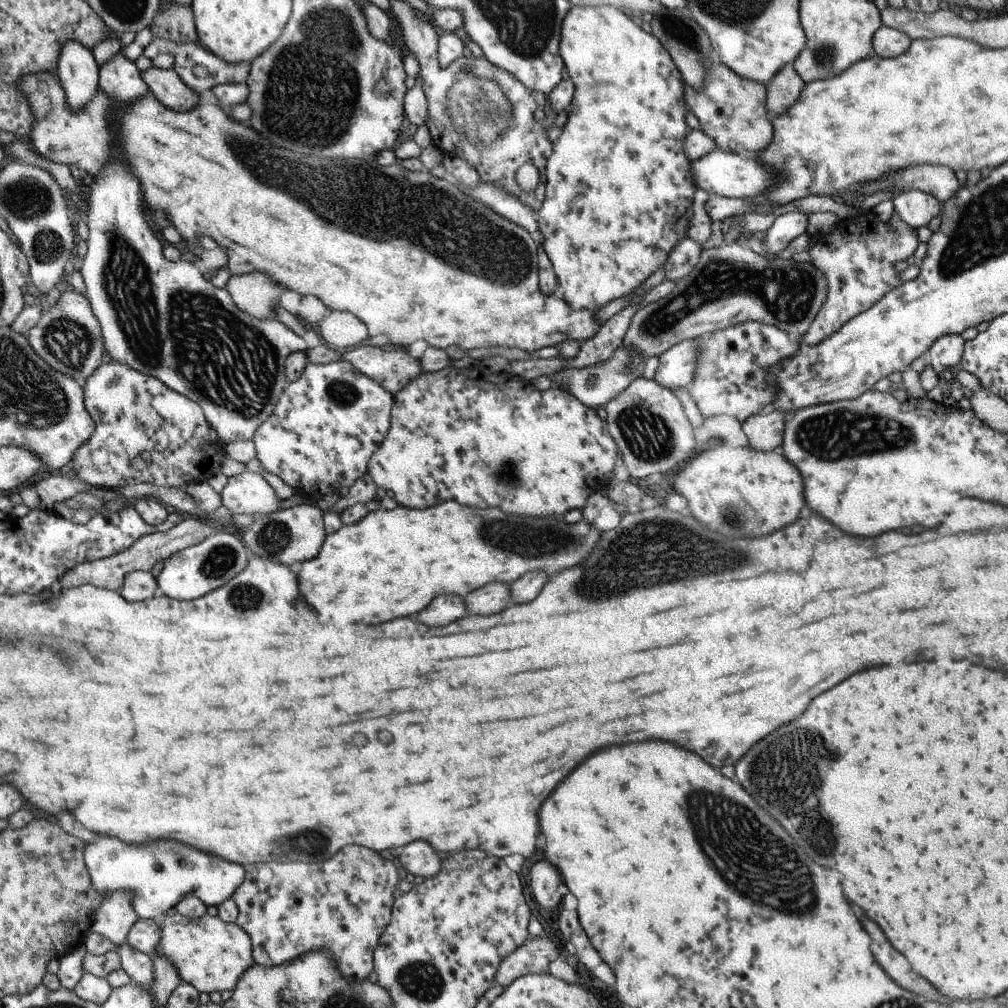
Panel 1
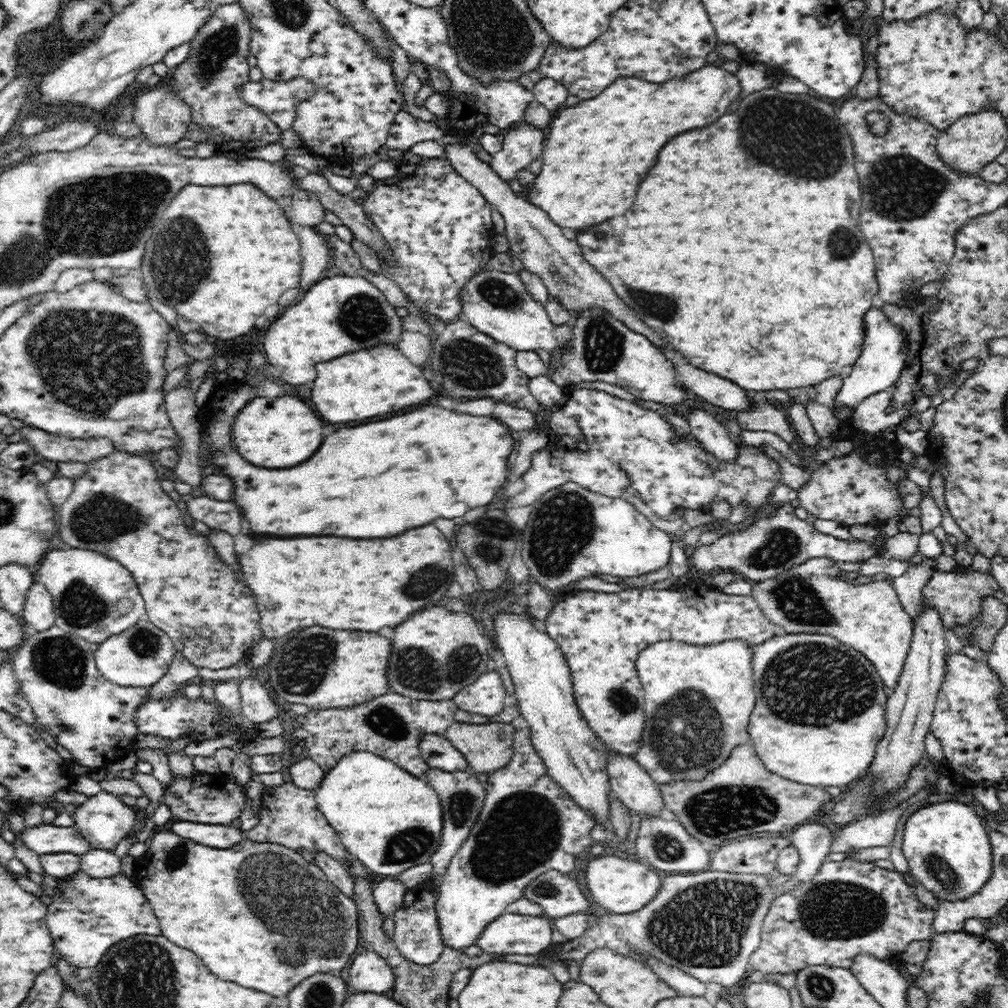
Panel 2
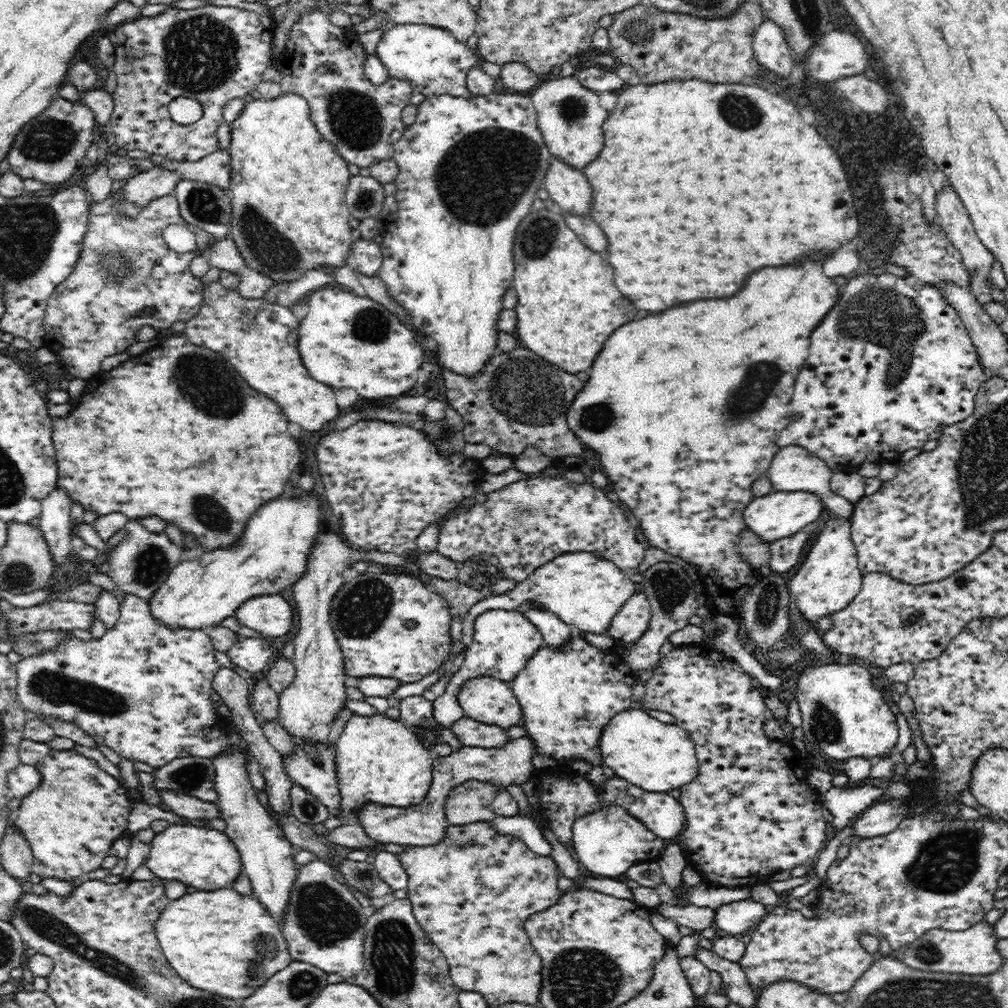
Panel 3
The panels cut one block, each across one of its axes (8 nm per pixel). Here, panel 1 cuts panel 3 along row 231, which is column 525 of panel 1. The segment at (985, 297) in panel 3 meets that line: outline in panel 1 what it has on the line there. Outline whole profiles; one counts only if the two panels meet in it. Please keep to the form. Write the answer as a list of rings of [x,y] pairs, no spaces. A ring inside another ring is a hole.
[[[528,938],[527,942],[514,950],[502,963],[498,966],[494,984],[500,985],[506,989],[514,980],[528,974],[549,973],[549,964],[559,958],[559,951],[552,940],[548,938]]]

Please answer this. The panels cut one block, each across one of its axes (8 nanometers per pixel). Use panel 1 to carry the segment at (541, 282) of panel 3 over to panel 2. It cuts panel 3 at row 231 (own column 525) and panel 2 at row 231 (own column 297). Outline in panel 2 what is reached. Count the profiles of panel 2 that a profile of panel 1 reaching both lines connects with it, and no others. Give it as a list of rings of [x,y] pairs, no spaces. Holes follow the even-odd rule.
[[[719,63],[704,65],[683,77],[674,77],[663,83],[653,83],[634,75],[617,78],[592,99],[581,101],[576,106],[562,110],[546,132],[546,145],[542,159],[544,165],[529,188],[527,199],[540,207],[558,226],[569,235],[586,230],[588,222],[602,222],[616,214],[624,214],[636,198],[640,182],[656,164],[660,148],[678,132],[706,128],[743,94],[739,78],[724,69]]]

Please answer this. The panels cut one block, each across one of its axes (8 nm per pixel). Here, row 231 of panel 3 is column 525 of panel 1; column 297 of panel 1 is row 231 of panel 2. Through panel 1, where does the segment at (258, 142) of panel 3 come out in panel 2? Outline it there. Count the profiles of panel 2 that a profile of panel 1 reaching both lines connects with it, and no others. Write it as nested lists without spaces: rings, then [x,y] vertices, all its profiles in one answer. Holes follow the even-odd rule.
[[[247,182],[230,186],[184,186],[171,198],[152,230],[141,262],[147,290],[214,338],[230,340],[244,336],[268,306],[276,304],[286,290],[300,286],[302,254],[291,223],[276,199]]]

